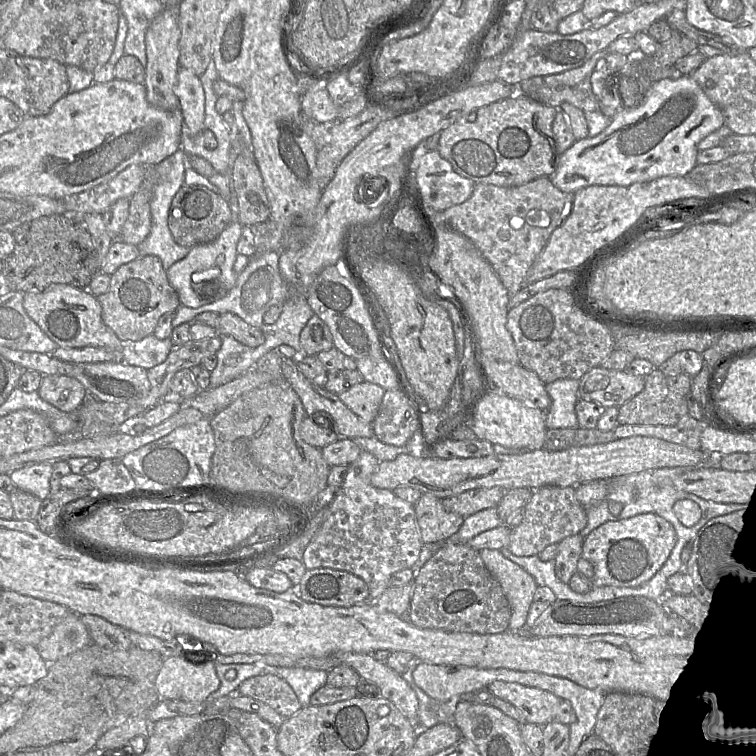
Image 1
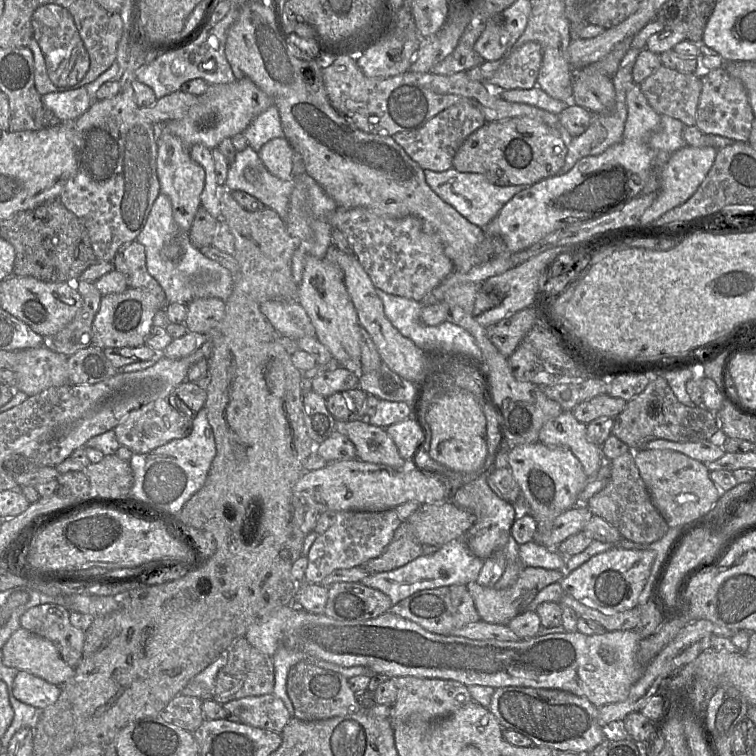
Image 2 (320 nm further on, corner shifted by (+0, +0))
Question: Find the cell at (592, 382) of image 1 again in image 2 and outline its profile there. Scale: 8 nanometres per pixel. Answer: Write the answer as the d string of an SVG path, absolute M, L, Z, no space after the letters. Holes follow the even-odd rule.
M601 394L578 404L572 413L578 421L589 424L599 417L615 418L624 410L626 404L627 401L622 398Z

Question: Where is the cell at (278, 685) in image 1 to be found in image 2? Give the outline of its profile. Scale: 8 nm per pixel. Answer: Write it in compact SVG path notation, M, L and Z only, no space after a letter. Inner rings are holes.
M273 693L261 696L249 696L232 700L222 705L228 712L238 717L239 722L264 730L281 734L291 716L283 701Z

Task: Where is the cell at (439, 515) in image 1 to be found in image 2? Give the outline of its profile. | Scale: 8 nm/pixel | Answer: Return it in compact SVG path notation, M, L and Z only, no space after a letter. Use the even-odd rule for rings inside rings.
M403 521L384 552L366 562L363 567L369 574L387 572L402 567L423 555L423 545L414 534L408 521Z

